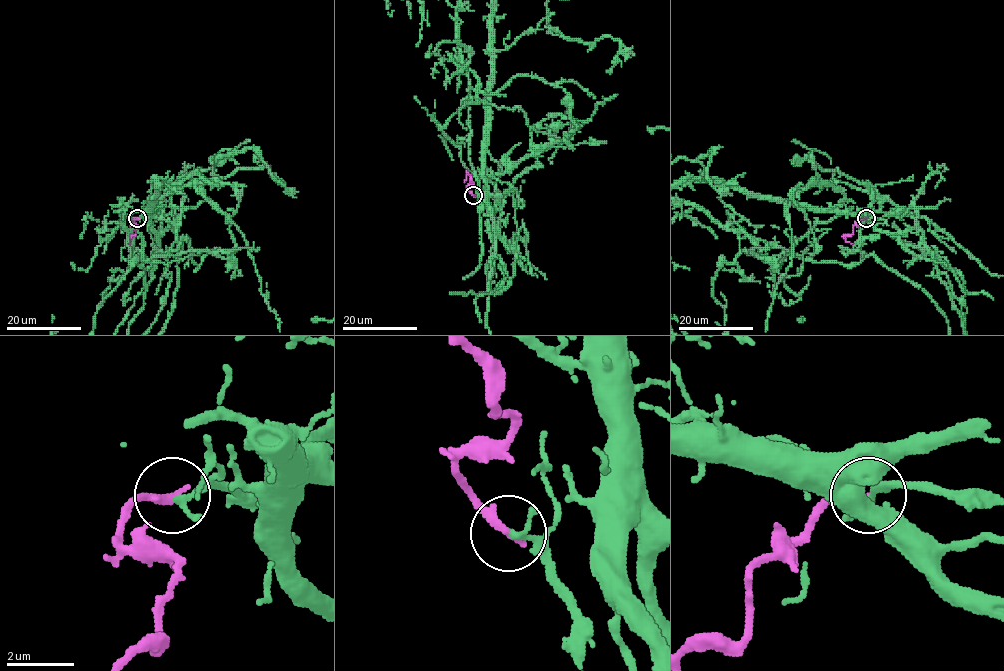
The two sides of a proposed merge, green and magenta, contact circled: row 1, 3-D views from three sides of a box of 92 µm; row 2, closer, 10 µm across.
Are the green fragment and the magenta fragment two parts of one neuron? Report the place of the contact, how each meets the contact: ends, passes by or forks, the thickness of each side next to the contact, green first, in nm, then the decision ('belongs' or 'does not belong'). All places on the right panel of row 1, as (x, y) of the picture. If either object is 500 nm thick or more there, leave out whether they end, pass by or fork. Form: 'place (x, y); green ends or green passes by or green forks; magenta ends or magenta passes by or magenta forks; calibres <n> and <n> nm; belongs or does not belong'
place (866, 218); green forks; magenta ends; calibres 140 and 260 nm; belongs

